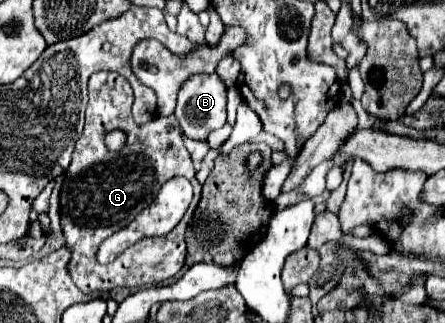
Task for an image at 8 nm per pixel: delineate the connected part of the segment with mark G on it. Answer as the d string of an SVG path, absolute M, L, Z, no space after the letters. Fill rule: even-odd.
M96 72L90 76L88 98L90 100L86 108L86 126L82 136L78 138L72 162L64 172L64 184L60 190L60 224L66 238L66 246L72 254L68 262L68 272L74 284L84 294L92 294L96 290L110 292L116 286L136 288L144 284L162 282L180 272L184 266L184 232L200 200L202 188L196 180L192 158L182 142L180 124L174 116L156 116L146 126L136 126L136 122L132 120L132 88L122 76L112 72ZM114 128L120 128L128 134L128 142L120 152L110 152L104 146L106 132ZM172 176L188 178L194 186L194 198L190 204L190 212L184 214L184 218L170 232L170 236L164 236L164 266L132 266L134 262L126 262L126 266L100 266L96 262L98 244L112 232L124 228L132 218L136 218L136 214L154 200L160 186Z

